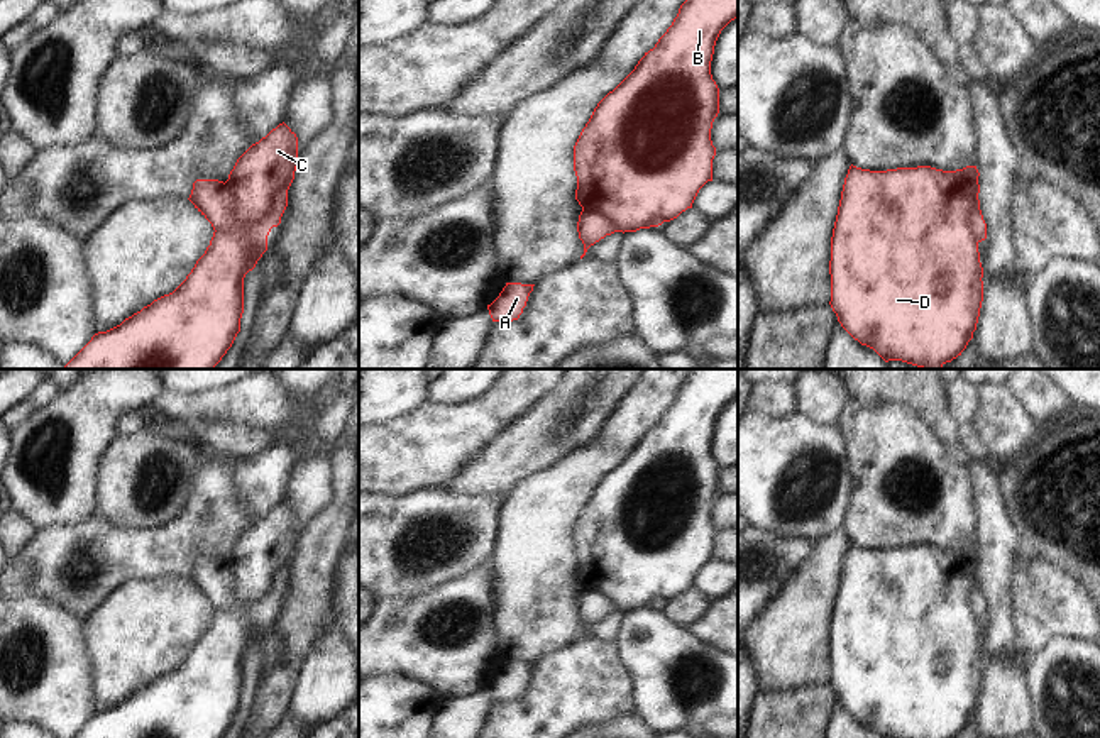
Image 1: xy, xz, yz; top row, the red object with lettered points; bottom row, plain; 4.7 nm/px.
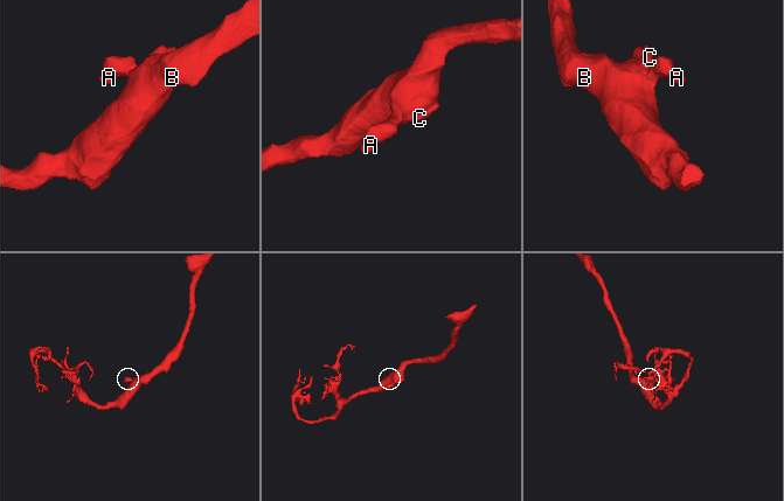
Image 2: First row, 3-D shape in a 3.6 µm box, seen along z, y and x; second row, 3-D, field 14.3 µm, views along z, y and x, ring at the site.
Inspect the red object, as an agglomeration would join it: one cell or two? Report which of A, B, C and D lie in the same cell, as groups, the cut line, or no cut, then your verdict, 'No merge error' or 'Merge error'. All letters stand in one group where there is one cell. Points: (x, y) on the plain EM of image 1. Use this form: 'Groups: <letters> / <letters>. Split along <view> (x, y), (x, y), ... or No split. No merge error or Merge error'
Groups: A / B C D. Split along xy (224, 562), (232, 578), (234, 598), (239, 603), (236, 610). Merge error

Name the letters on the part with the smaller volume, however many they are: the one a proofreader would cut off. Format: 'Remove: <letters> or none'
Remove: A

